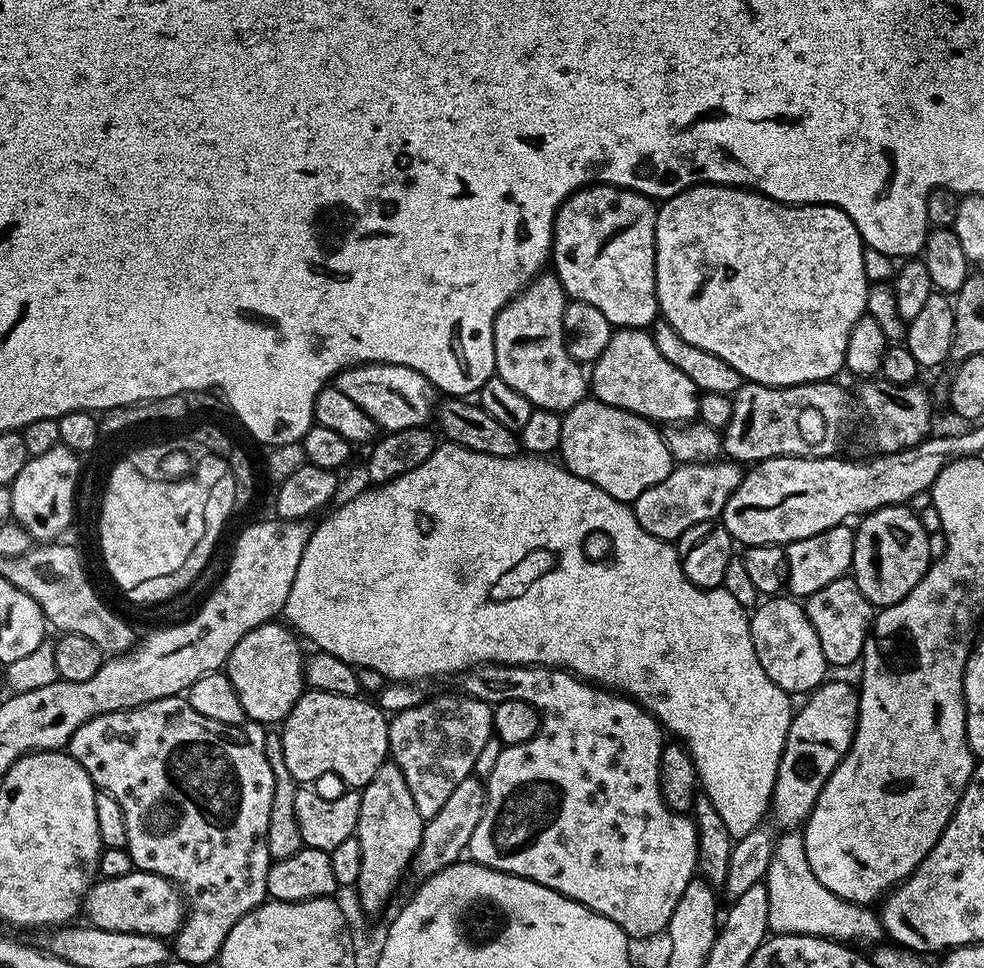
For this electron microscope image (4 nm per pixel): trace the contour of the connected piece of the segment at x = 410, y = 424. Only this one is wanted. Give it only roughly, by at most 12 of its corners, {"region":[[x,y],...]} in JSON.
{"region":[[353,364],[334,377],[377,429],[423,428],[432,383],[397,364]]}

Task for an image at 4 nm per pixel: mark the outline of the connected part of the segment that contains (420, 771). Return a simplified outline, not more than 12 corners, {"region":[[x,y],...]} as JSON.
{"region":[[459,691],[388,722],[418,814],[438,814],[494,736],[493,705]]}

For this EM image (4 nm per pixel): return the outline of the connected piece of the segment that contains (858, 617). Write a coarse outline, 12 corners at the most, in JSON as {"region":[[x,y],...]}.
{"region":[[851,575],[822,586],[804,612],[833,668],[861,659],[874,606]]}

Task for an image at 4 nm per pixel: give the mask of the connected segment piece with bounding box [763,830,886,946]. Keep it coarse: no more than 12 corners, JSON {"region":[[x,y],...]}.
{"region":[[799,831],[777,839],[763,883],[781,936],[879,945],[884,924],[814,878]]}

